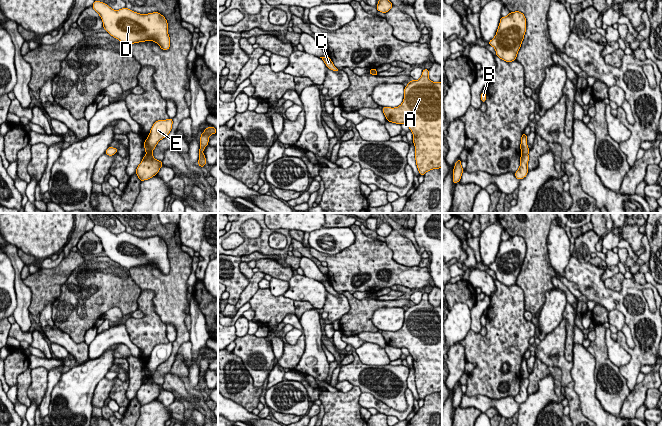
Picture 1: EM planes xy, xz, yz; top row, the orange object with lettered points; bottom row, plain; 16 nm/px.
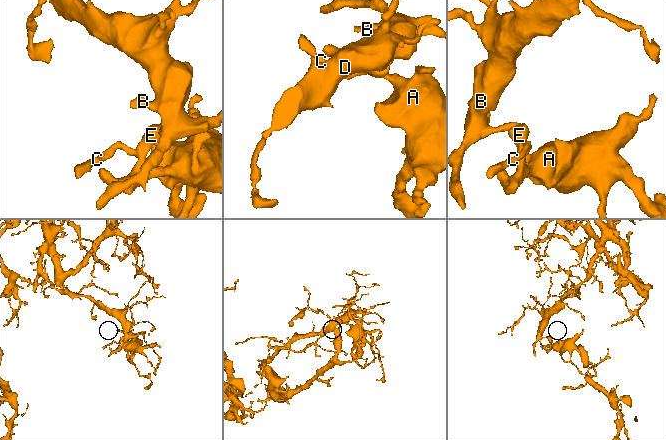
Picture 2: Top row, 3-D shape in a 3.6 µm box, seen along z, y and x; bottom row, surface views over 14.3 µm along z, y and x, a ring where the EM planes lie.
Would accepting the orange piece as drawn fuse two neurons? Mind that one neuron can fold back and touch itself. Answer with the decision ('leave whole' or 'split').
split

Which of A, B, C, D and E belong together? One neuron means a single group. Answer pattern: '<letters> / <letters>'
A / B C D E

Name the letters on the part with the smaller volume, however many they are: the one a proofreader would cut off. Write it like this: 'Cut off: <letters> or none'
Cut off: A

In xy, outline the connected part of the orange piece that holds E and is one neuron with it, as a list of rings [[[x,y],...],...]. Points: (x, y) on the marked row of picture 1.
[[[169,118],[167,120],[157,120],[153,124],[147,139],[144,141],[146,154],[152,154],[157,143],[170,133],[172,124],[172,118]]]

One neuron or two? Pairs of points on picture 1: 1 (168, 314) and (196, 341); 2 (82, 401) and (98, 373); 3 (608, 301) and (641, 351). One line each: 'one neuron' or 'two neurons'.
1: two neurons
2: one neuron
3: one neuron

